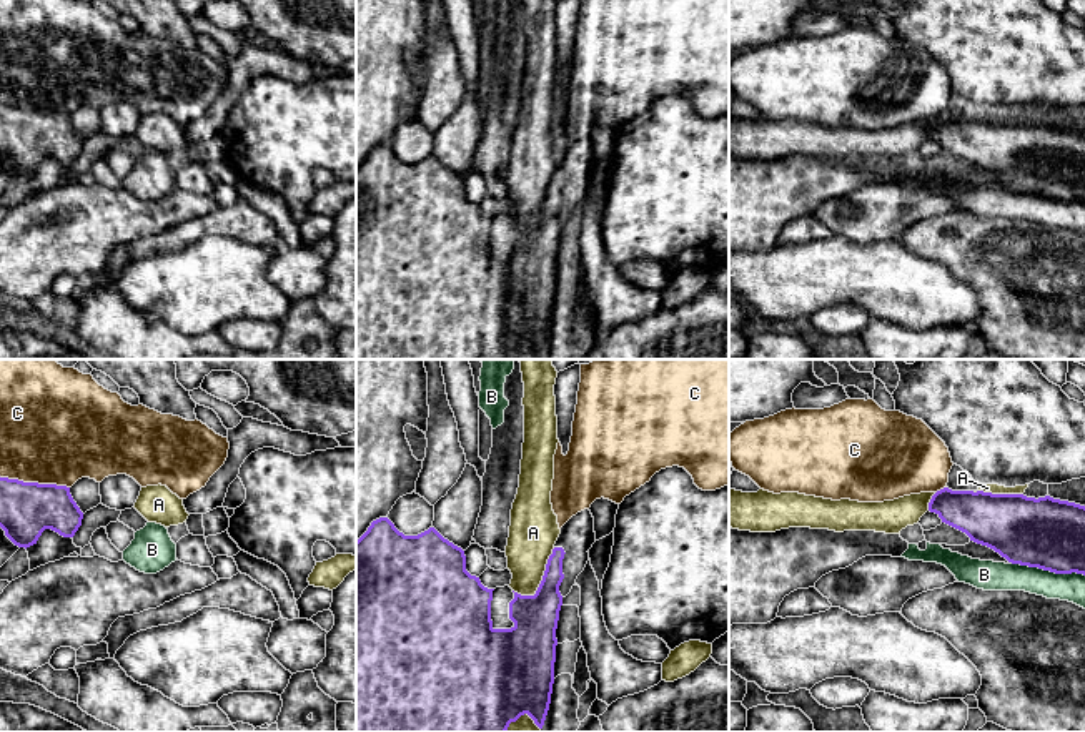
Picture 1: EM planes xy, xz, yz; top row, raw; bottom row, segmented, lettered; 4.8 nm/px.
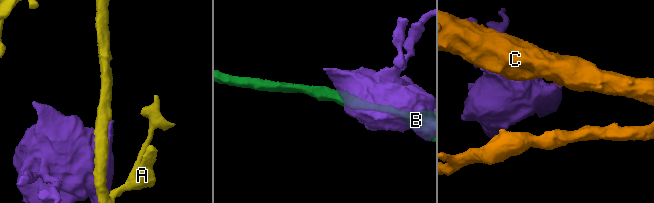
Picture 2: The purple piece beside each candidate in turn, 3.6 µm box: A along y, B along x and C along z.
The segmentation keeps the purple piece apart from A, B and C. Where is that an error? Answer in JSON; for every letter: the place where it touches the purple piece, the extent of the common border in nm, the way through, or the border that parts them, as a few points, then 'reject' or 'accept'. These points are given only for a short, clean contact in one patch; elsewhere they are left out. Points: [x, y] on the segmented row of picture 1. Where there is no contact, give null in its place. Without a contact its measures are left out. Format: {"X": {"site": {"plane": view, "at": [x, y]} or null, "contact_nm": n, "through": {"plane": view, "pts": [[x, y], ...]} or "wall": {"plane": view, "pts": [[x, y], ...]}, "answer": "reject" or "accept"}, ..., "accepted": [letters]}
{"A": {"site": {"plane": "xz", "at": [541, 581]}, "contact_nm": 300, "answer": "reject"}, "B": {"site": {"plane": "yz", "at": [1049, 569]}, "contact_nm": 360, "answer": "reject"}, "C": {"site": {"plane": "xy", "at": [35, 483]}, "contact_nm": 340, "answer": "reject"}, "accepted": []}

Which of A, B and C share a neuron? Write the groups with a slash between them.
A / B / C

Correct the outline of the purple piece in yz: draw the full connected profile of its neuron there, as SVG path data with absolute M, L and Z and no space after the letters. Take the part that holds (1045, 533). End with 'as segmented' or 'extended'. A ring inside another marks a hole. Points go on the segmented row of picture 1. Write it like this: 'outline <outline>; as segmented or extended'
outline M937 491L929 511L942 522L965 532L970 541L987 546L1012 564L1038 567L1055 574L1085 576L1085 506L1023 494L992 494L983 491Z; as segmented

